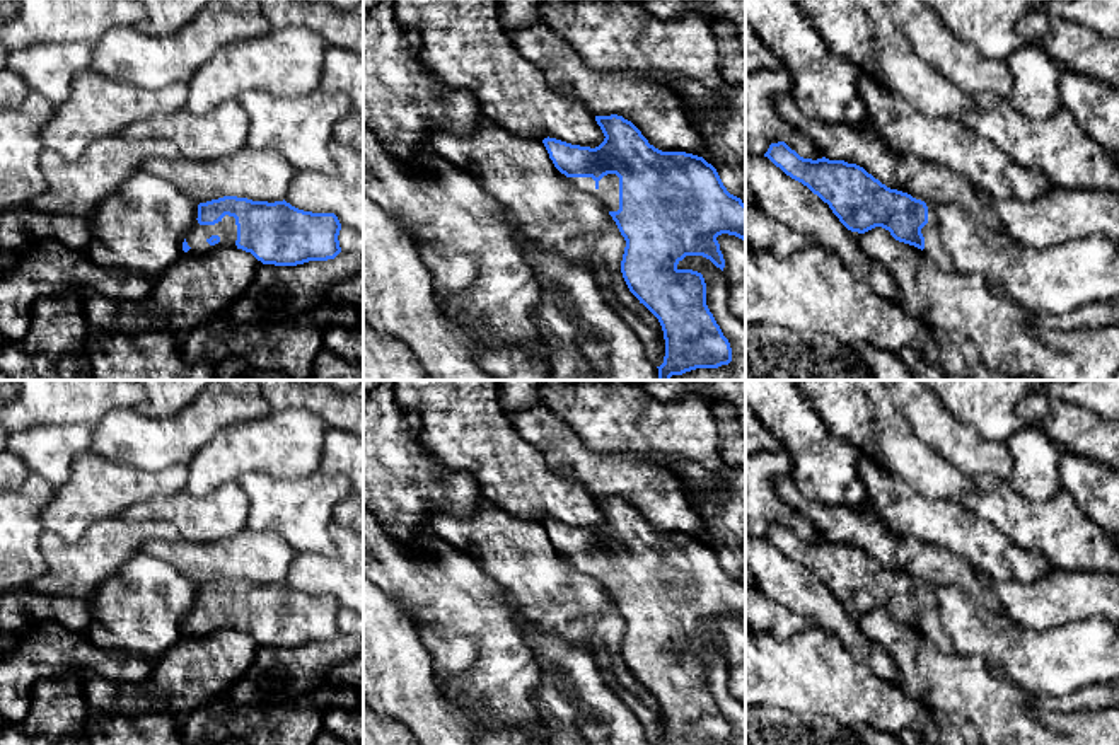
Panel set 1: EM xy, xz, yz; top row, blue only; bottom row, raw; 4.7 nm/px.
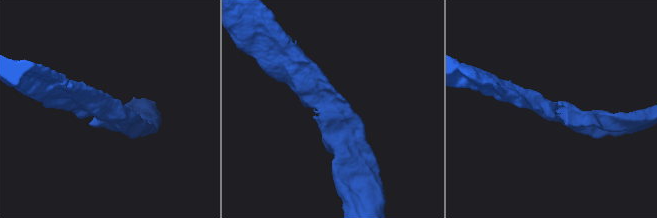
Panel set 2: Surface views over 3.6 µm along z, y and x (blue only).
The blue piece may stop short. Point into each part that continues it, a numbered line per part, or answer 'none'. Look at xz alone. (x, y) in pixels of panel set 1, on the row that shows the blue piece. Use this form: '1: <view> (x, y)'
none

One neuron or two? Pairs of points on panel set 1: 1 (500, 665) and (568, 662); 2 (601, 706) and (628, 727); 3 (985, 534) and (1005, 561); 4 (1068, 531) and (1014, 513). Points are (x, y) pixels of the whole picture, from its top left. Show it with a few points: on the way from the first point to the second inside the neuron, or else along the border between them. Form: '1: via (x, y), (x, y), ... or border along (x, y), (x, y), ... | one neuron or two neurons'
1: border along (519, 628), (519, 635), (539, 670), (538, 704) | two neurons
2: via (608, 710), (621, 721) | one neuron
3: via (985, 541), (998, 554) | one neuron
4: via (1055, 527), (1027, 524) | one neuron

